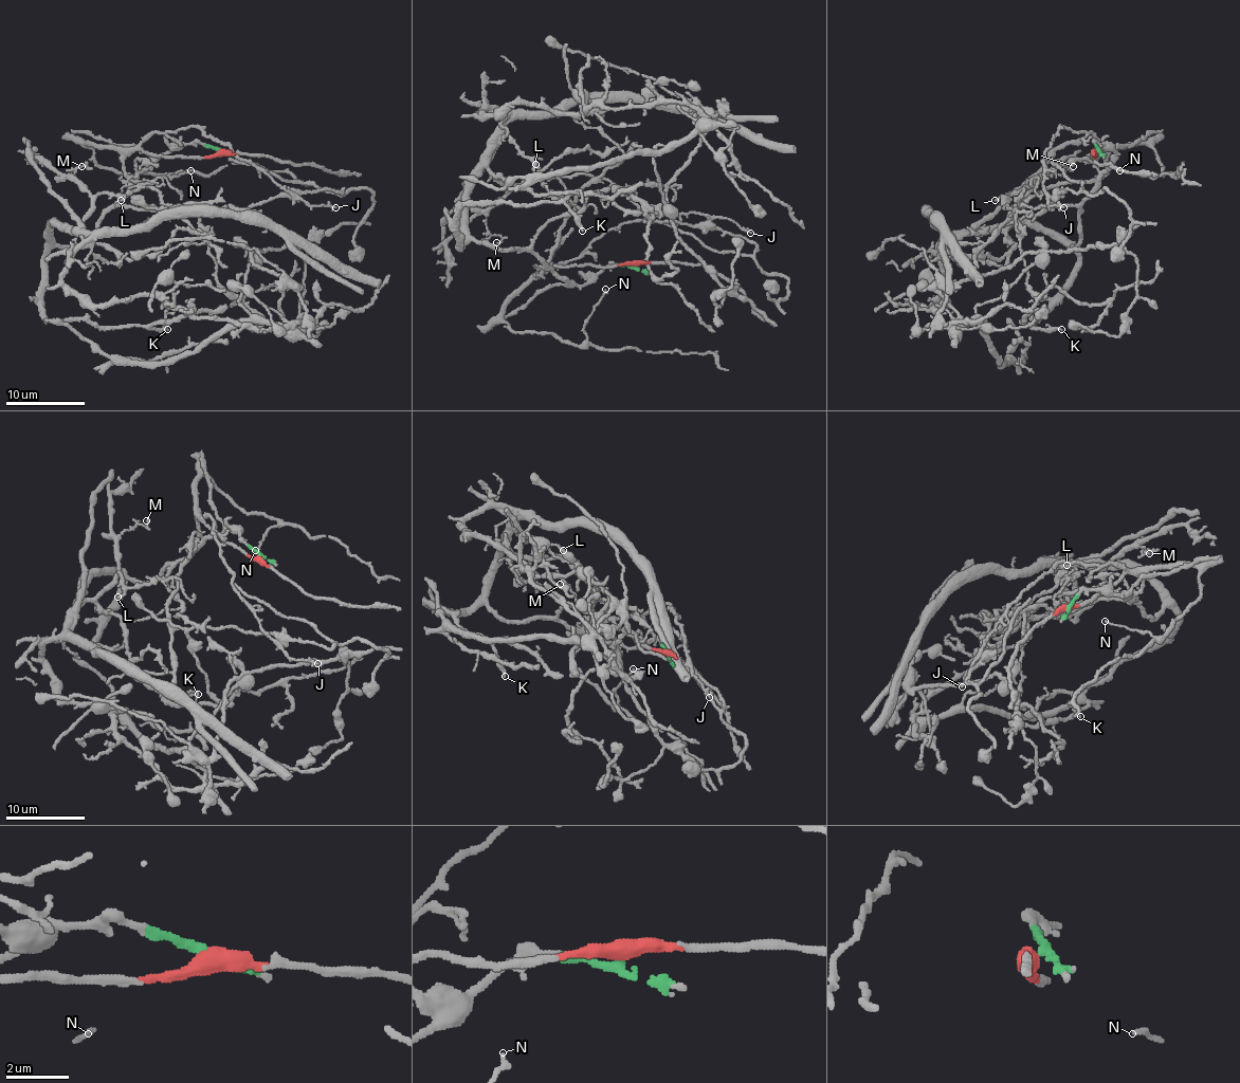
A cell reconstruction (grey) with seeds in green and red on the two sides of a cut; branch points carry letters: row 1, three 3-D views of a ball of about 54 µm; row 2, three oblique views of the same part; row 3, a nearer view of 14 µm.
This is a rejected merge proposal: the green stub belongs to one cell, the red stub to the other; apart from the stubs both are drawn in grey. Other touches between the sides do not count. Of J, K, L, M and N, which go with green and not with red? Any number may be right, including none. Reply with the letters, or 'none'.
K, L, M

